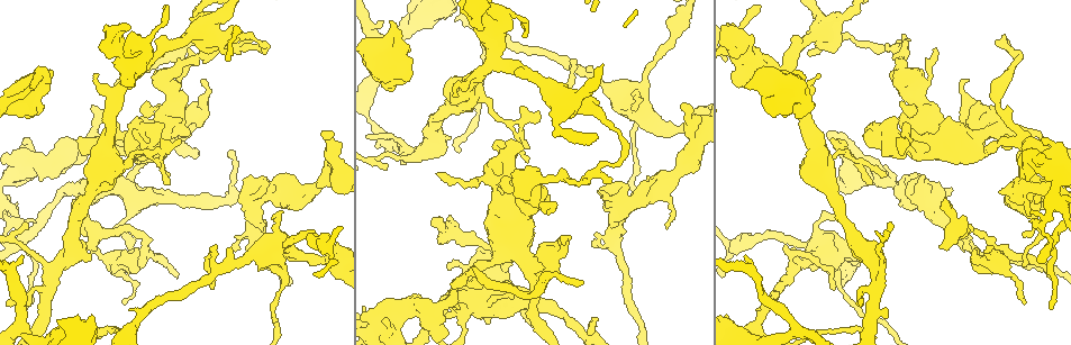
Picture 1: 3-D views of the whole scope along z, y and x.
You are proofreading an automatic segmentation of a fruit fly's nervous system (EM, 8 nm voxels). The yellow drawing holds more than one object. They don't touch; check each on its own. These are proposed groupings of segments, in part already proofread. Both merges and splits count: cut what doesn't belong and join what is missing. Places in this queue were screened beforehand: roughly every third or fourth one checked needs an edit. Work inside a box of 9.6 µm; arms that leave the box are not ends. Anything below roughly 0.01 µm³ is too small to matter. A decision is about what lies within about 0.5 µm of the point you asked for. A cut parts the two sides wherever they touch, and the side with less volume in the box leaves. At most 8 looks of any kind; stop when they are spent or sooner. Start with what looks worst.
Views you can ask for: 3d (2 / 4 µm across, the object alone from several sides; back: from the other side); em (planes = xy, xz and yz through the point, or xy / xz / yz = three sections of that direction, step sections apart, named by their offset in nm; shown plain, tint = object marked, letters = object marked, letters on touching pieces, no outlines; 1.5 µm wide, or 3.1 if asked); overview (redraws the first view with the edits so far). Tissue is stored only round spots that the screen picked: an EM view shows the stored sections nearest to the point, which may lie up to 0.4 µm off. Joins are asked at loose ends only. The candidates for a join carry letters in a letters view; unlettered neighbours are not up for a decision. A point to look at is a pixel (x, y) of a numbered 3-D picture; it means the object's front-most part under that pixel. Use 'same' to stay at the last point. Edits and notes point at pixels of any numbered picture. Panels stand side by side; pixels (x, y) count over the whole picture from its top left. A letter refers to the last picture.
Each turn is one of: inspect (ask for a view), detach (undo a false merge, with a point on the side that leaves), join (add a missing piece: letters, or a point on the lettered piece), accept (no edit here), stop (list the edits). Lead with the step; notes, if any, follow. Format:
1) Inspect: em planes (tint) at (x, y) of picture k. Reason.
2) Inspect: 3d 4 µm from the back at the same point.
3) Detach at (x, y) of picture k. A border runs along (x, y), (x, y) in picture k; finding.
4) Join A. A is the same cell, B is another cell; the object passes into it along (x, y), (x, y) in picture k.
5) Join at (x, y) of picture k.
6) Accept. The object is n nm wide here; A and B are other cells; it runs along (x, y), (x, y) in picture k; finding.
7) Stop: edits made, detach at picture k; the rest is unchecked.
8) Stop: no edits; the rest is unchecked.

Inspect: em planes (letters) at (1048, 276) of picture 1. Thin end.

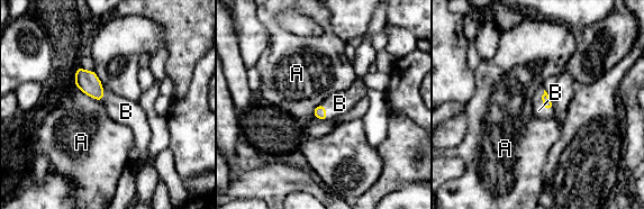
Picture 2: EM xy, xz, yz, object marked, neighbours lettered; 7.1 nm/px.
Join B. The longest contact is with A, 220 nm; B is the same cell, A is another cell; the object passes into it along (319, 111), (326, 112), (339, 103) in picture 2; the neuron continues.

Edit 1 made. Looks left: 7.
Inspect: 3d 2 µm at (431, 222) of picture 1. Branch stops here.

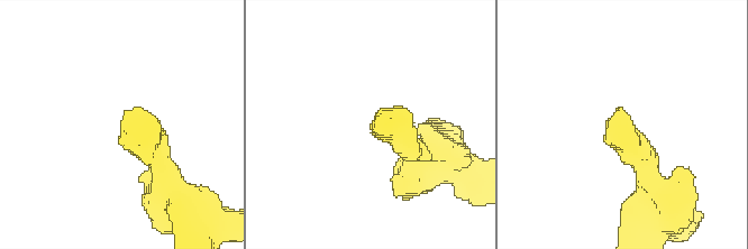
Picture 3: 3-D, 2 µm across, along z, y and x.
Inspect: em xy step 4 (letters) at (381, 116) of picture 3.

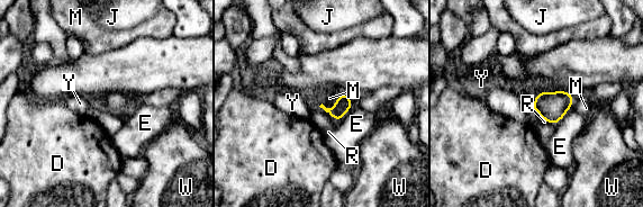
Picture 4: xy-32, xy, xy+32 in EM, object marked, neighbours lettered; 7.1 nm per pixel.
Accept. D, E, J, M, R, W and Y are other cells; a border runs along (341, 93), (332, 108), (322, 104) in picture 4; none of them fits.

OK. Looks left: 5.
Inspect: em xz step 8 (tint) at (189, 50) of picture 1. Branch stops here.

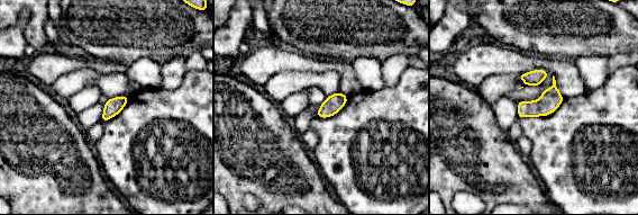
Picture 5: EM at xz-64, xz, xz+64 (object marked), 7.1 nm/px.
Inspect: em planes (letters) at the same point.

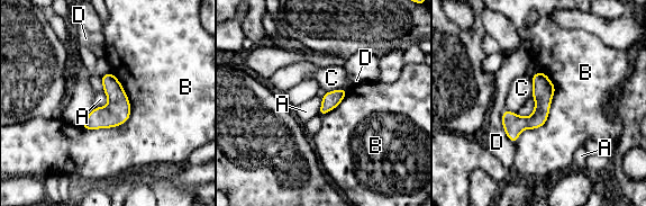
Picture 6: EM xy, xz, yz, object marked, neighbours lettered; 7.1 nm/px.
Accept. The longest contact is with B, 460 nm; A, B, C and D are other cells; it runs along (542, 75), (542, 109), (513, 139) in picture 6; none of them fits.

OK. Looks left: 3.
Inspect: em planes (letters) at (979, 116) of picture 1. Stops while still wide.

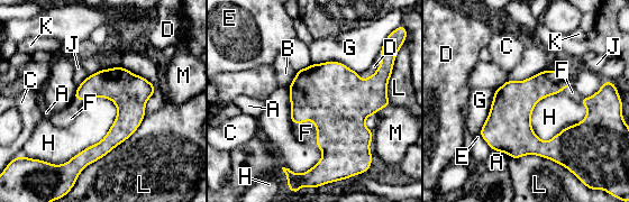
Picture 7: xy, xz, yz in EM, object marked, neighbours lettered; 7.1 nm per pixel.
Join F. F is the same cell, A, B, C, D, E, G, H, J, K, L and M are other cells; the object passes into it along (331, 95), (315, 125), (306, 132) in picture 7; it goes on there.

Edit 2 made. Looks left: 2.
Stop: edits made, join at picture 2, join at picture 7; the rest is unchecked.

